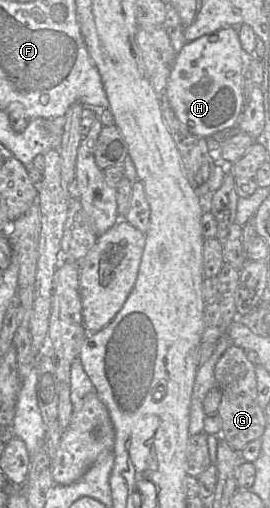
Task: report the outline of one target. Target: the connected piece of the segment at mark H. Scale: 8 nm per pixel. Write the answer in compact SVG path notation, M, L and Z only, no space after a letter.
M237 27L220 29L186 45L177 54L165 93L179 121L205 139L224 129L236 127L245 106L242 75L247 53L239 40Z

